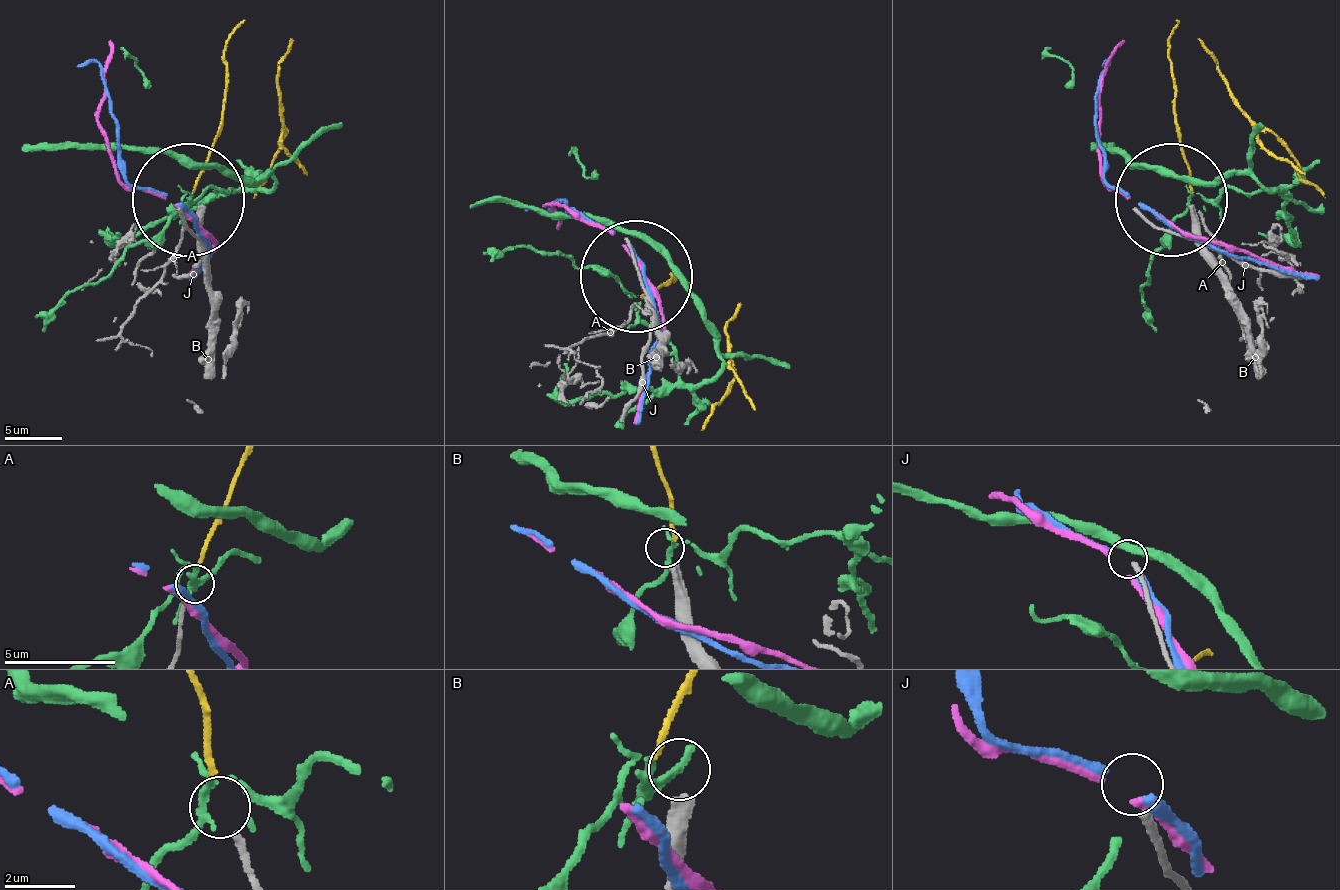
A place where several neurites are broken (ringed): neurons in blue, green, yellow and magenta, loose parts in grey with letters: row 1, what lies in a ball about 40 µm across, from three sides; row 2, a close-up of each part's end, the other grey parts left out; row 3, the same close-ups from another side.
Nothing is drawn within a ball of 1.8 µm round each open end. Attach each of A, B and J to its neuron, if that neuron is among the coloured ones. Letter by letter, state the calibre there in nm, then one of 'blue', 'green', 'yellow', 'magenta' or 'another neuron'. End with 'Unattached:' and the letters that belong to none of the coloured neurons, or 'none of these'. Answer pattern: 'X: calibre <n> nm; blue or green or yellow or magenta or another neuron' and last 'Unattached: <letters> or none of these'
A: calibre 180 nm; yellow
B: calibre 440 nm; another neuron
J: calibre 260 nm; another neuron
Unattached: B, J

